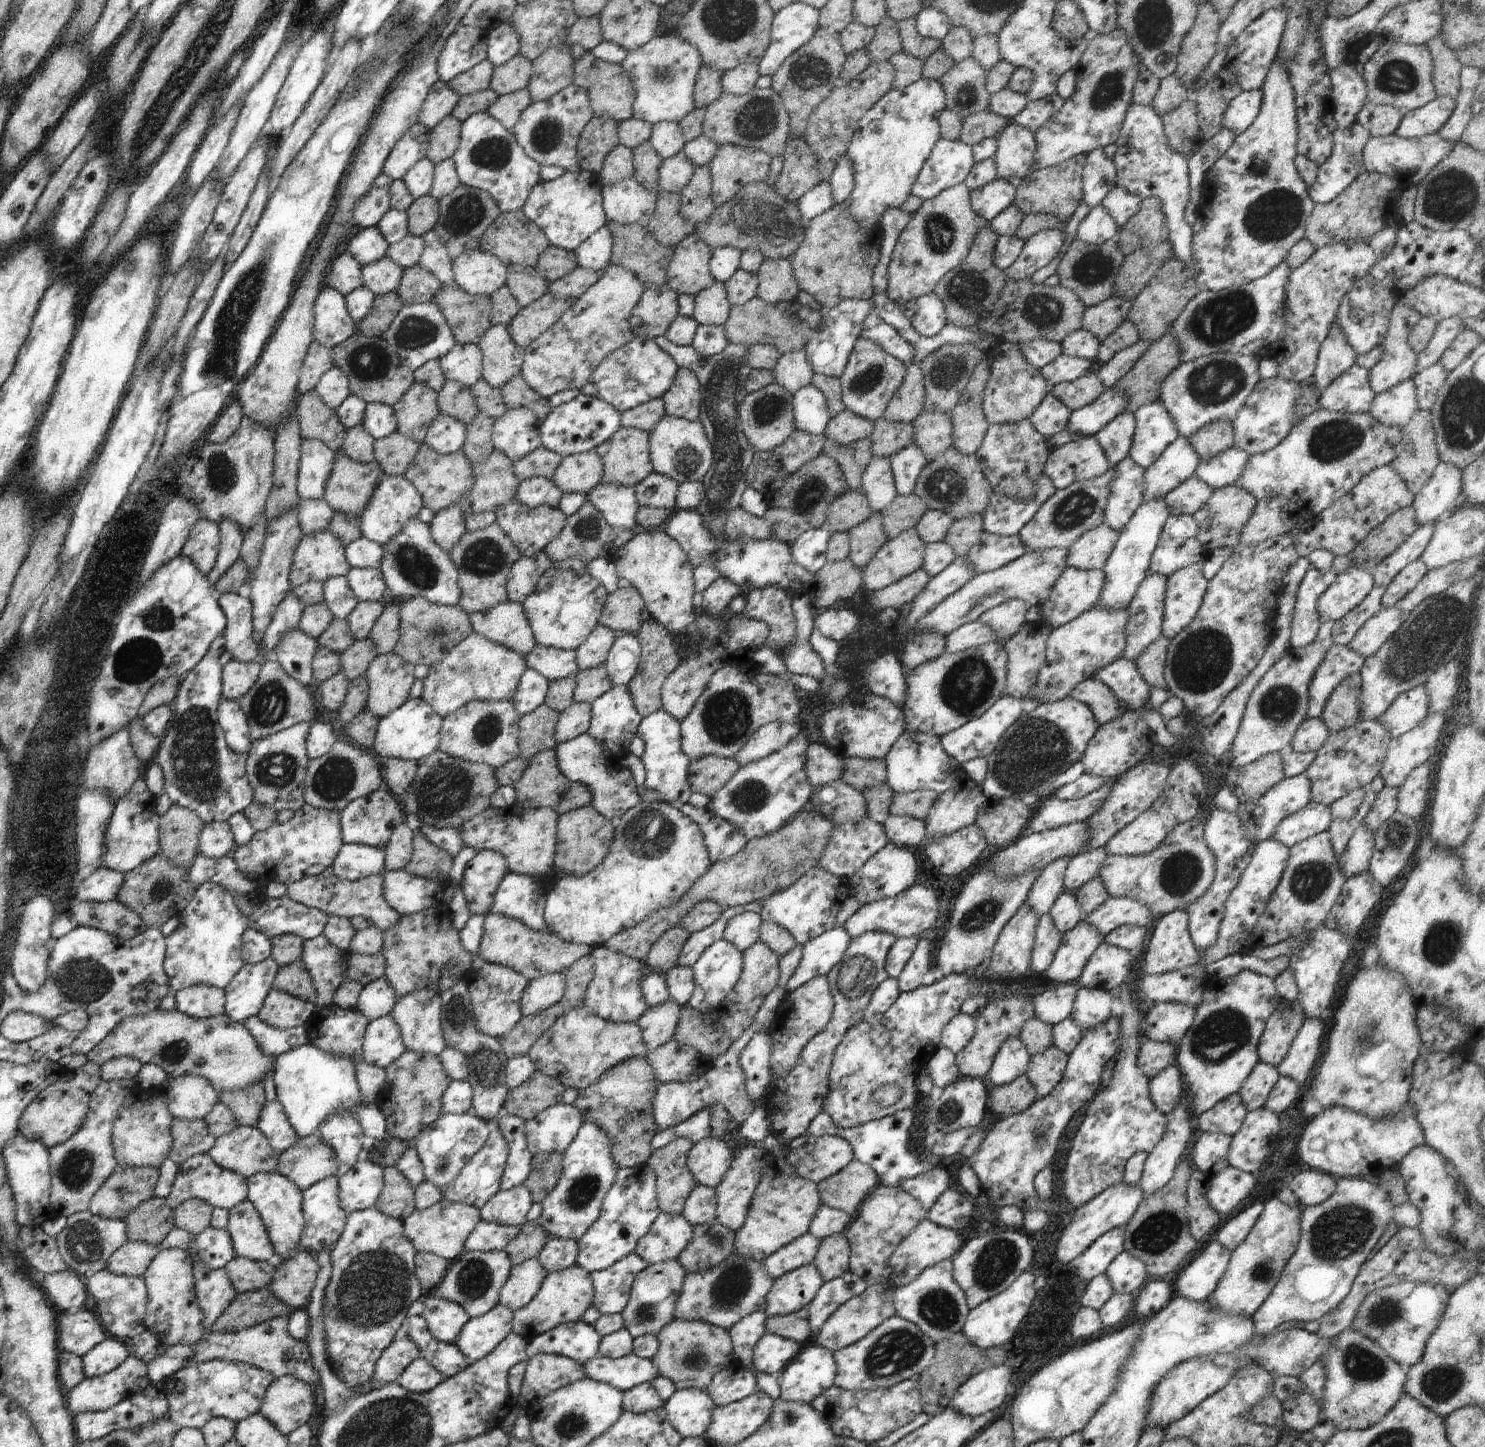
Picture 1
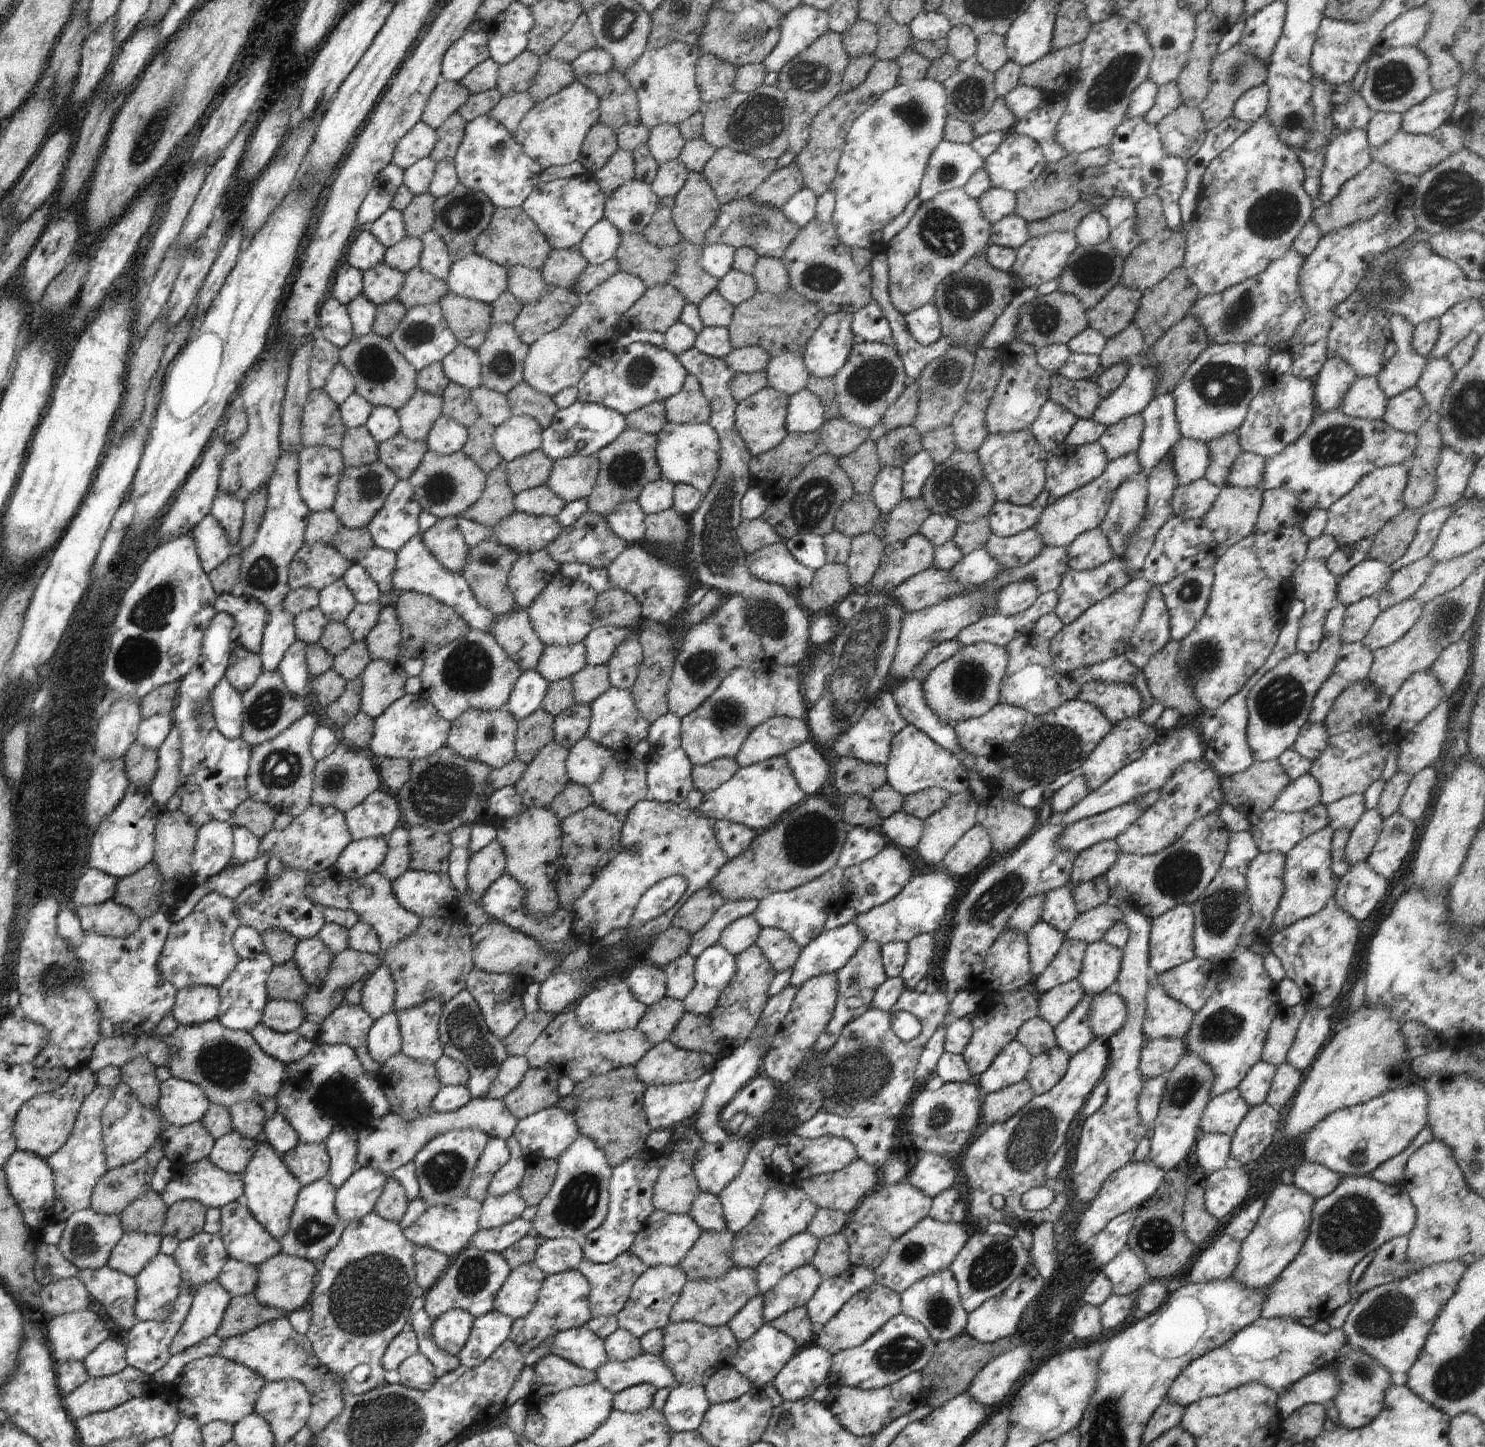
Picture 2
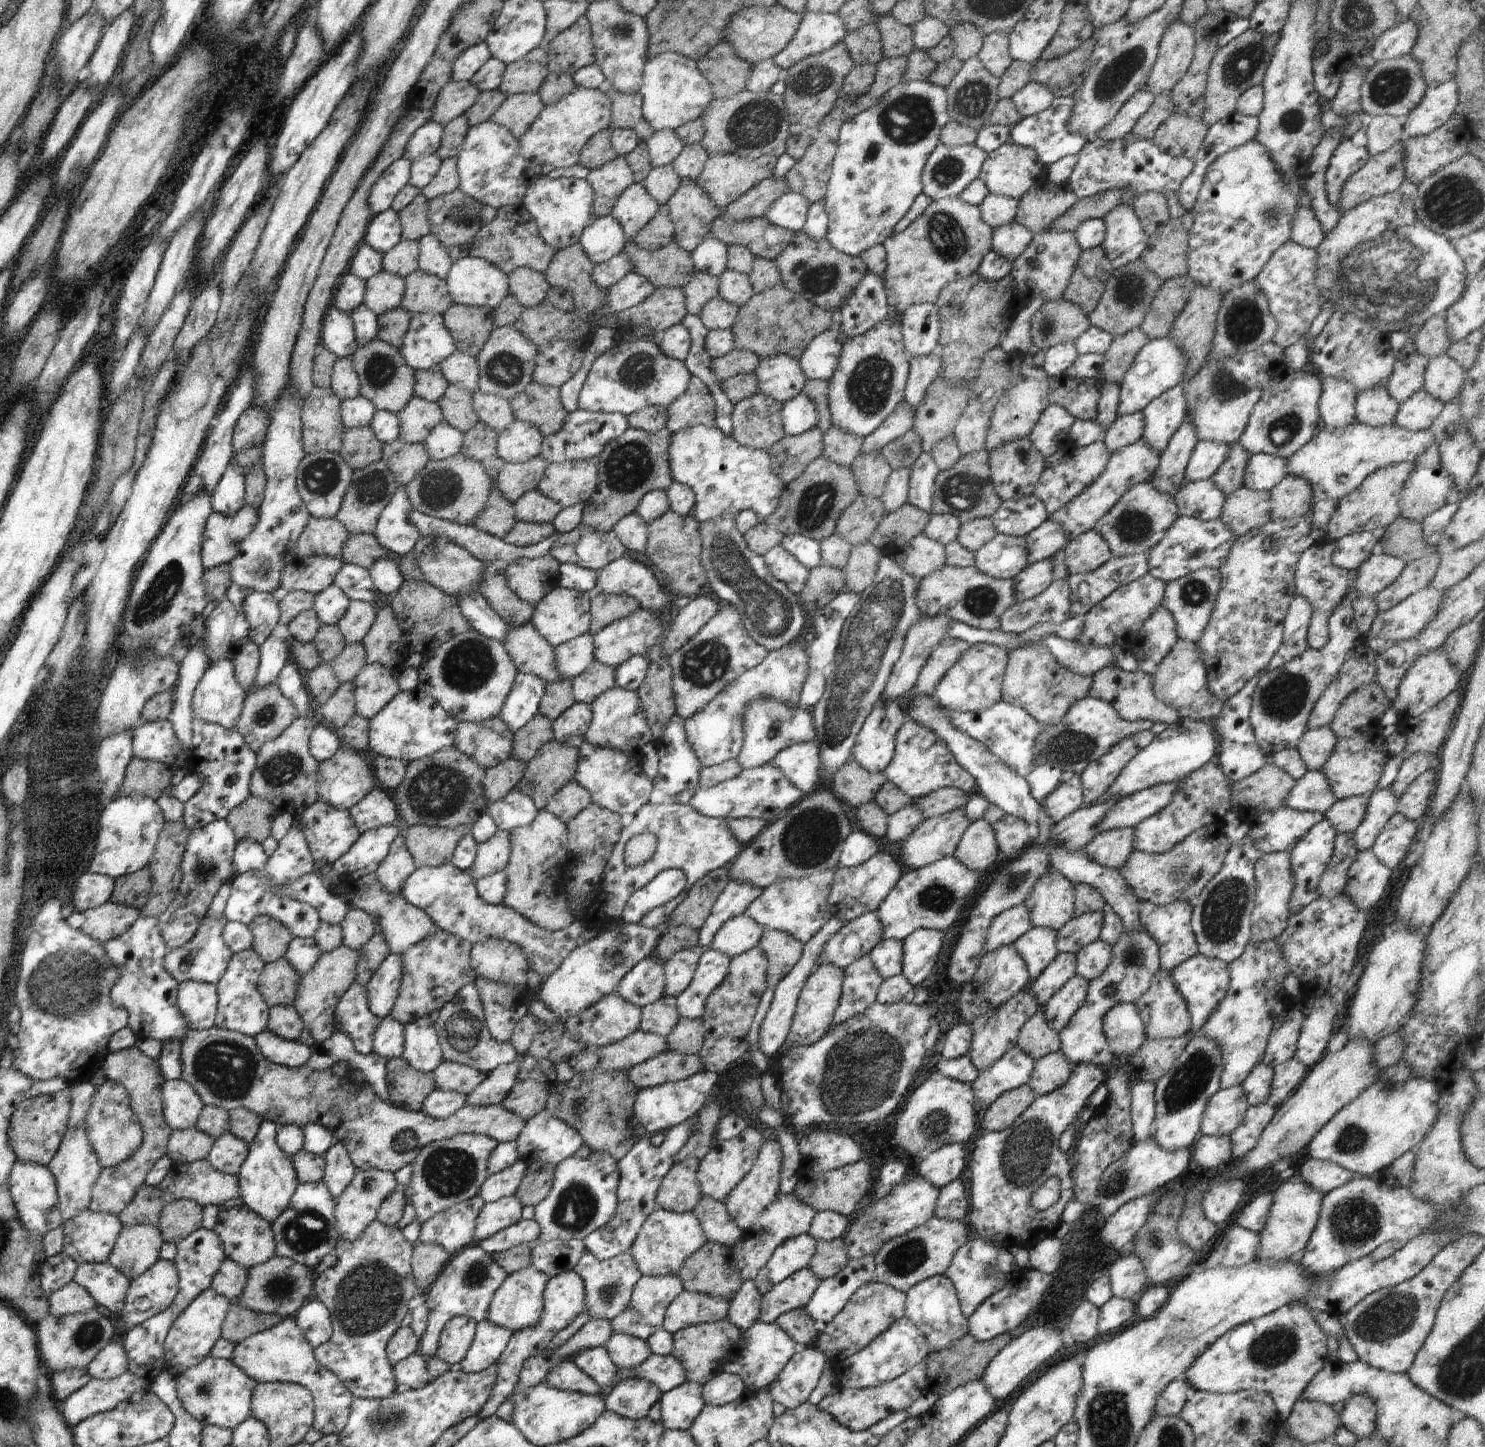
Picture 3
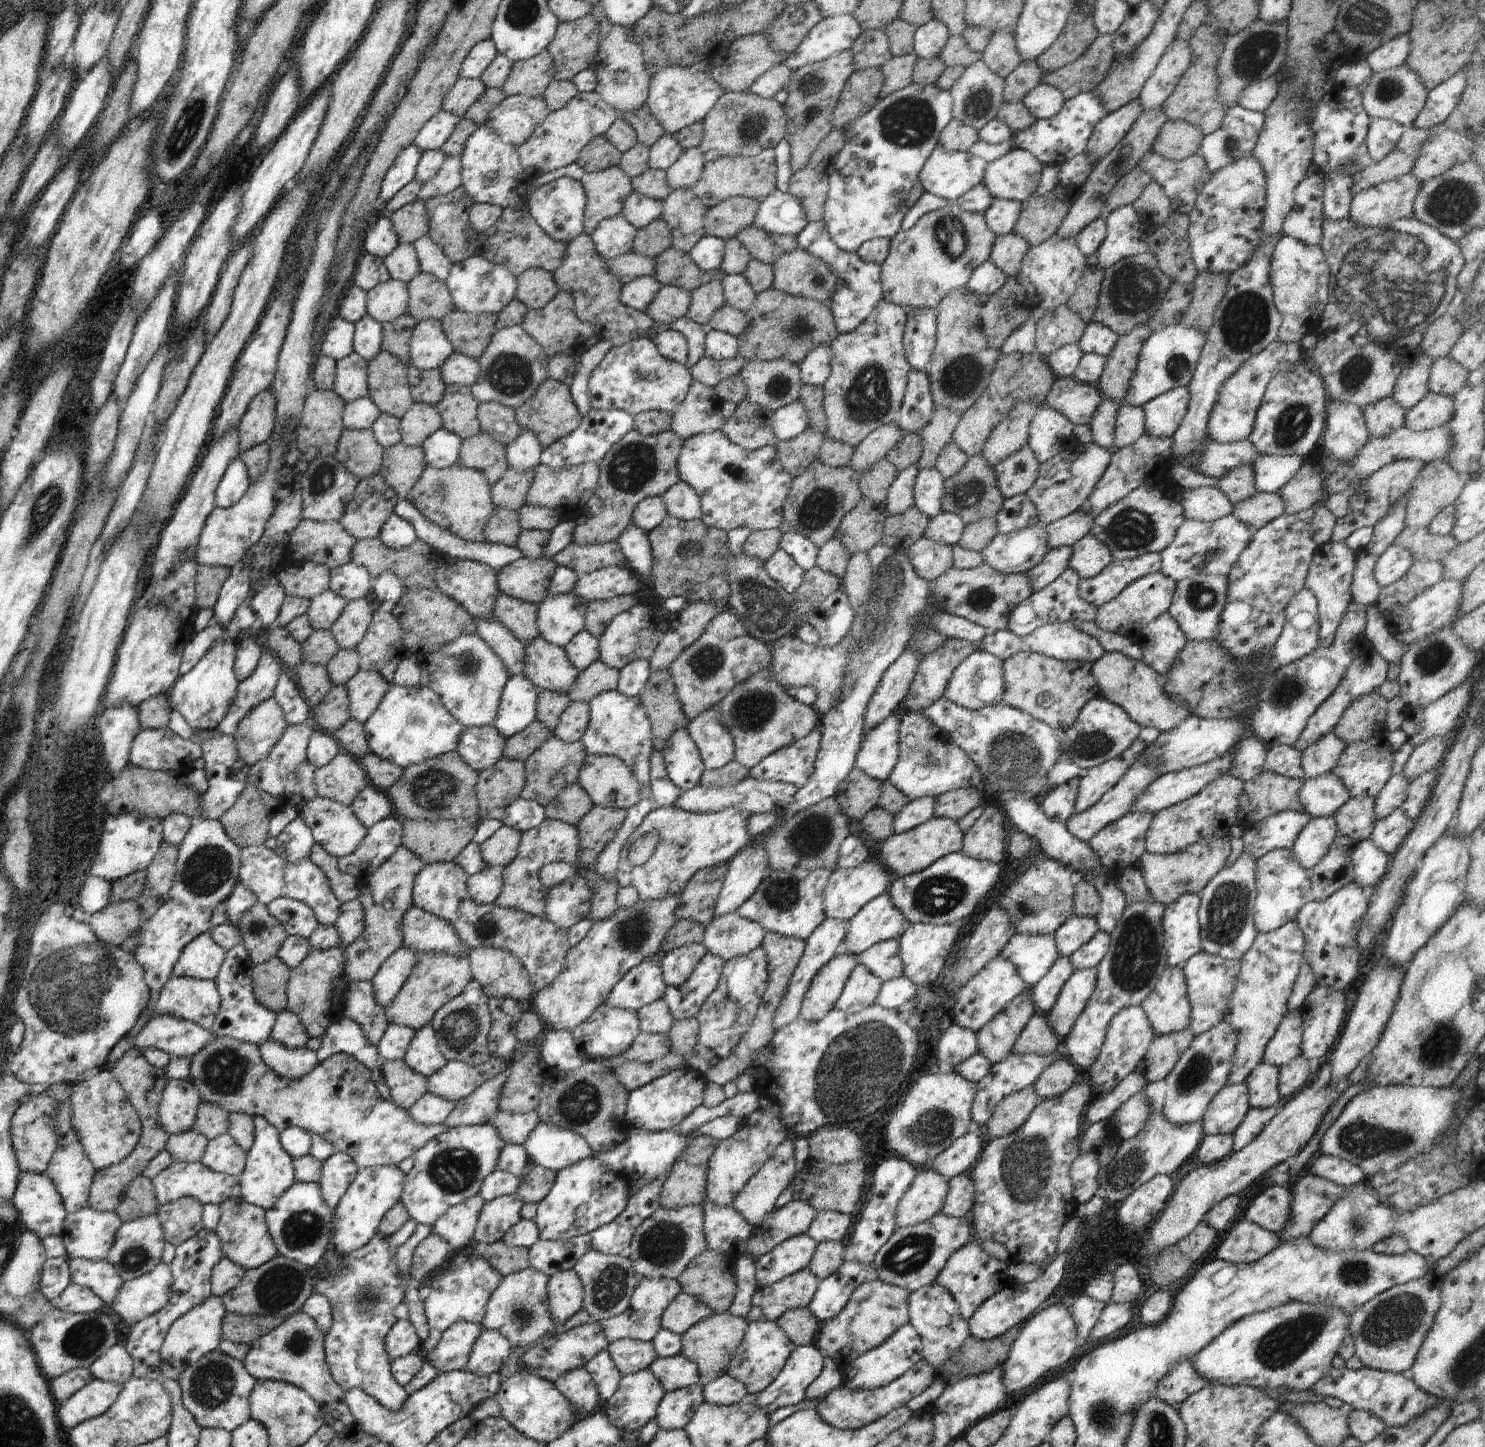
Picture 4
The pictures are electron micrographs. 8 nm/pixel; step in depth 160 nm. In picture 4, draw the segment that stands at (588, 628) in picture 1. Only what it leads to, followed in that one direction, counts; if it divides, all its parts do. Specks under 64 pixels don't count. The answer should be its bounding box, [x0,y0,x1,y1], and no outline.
[538,593,588,648]

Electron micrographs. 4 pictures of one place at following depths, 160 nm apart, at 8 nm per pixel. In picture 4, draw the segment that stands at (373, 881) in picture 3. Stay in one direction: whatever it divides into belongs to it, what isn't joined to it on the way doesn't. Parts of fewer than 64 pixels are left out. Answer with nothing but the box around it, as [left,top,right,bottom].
[399,904,470,954]

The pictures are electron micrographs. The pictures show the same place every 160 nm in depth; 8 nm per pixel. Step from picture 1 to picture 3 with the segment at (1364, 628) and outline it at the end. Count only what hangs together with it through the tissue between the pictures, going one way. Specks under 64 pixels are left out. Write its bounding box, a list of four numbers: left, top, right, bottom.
[1367,587,1446,640]

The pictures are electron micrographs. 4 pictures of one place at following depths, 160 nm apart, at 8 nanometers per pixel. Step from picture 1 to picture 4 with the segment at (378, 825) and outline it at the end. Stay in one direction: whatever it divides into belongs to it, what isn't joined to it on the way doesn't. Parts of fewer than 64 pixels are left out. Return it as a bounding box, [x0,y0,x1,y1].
[351,784,392,827]

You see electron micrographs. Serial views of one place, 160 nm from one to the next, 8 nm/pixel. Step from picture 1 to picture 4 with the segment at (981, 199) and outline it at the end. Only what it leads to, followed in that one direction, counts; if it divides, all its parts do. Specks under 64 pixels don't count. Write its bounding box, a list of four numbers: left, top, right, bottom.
[983,198,1021,236]

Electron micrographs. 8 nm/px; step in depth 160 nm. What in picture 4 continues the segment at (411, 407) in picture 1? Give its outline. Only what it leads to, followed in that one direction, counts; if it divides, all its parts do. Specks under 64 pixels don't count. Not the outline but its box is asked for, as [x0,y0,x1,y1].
[400,402,443,447]

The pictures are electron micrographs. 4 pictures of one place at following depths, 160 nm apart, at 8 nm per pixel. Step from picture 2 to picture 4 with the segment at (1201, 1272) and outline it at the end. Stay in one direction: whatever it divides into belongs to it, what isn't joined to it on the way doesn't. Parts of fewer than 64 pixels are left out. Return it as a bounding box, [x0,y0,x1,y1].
[1214,1220,1280,1264]

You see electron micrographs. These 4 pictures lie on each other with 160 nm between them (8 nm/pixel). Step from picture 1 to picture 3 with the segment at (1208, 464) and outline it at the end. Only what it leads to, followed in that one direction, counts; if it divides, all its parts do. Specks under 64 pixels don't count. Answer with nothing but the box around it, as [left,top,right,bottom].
[1243,453,1287,492]

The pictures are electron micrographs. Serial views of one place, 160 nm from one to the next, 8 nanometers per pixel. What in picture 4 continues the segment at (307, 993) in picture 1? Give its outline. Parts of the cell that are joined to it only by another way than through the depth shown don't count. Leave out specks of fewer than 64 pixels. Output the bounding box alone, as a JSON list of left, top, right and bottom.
[253,957,291,1014]

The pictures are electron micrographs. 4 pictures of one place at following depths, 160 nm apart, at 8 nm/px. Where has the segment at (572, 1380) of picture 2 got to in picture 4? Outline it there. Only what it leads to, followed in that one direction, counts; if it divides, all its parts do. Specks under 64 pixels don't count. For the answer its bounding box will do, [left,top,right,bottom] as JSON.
[553,1367,600,1418]

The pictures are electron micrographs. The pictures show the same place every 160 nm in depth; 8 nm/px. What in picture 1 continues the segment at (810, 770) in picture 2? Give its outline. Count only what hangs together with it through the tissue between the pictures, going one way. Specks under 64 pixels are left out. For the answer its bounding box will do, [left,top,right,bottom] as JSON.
[805,743,845,788]

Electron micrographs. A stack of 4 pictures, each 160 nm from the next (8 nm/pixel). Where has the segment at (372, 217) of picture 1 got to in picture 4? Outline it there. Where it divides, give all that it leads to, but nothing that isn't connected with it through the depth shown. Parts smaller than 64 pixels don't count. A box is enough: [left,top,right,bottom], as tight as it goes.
[380,144,422,207]

